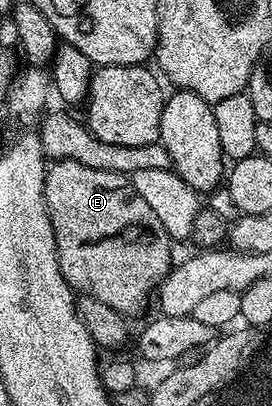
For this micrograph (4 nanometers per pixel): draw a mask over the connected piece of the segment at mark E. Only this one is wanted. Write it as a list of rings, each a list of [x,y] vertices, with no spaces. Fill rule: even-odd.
[[[74,160],[53,161],[44,176],[44,199],[53,228],[58,268],[69,288],[77,295],[93,298],[112,308],[116,314],[136,314],[148,302],[148,293],[155,291],[174,265],[168,233],[158,224],[158,216],[138,196],[127,174],[86,168]]]

